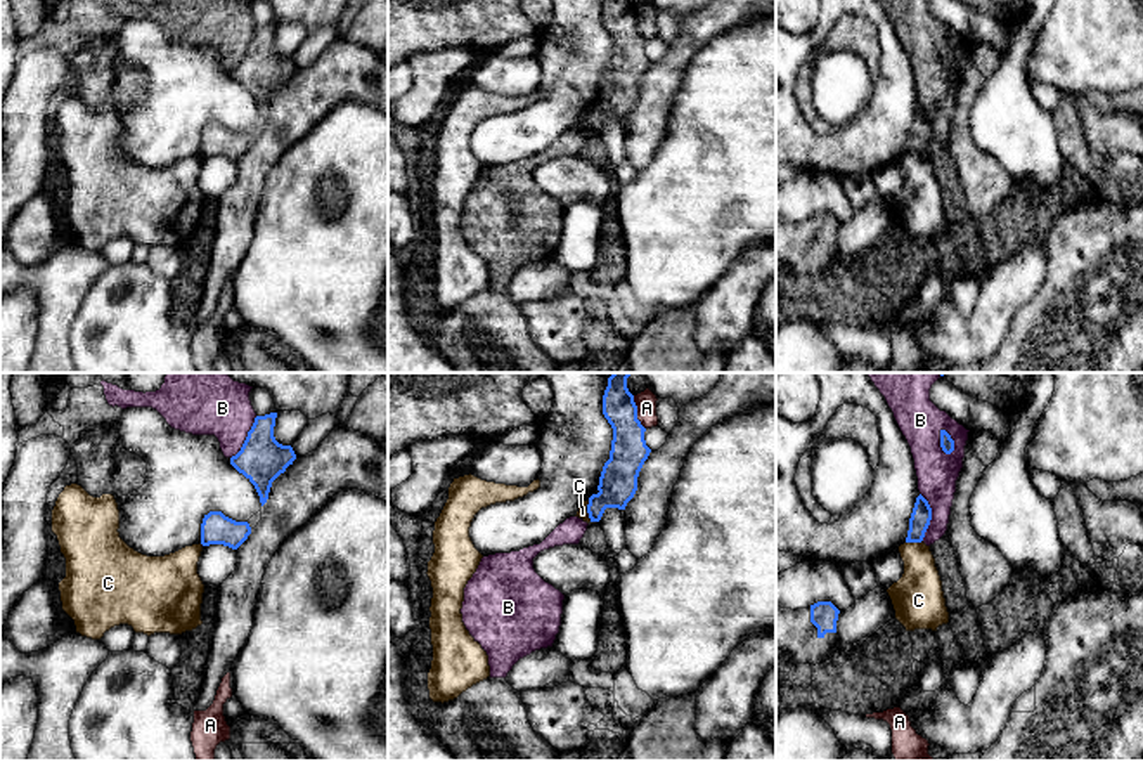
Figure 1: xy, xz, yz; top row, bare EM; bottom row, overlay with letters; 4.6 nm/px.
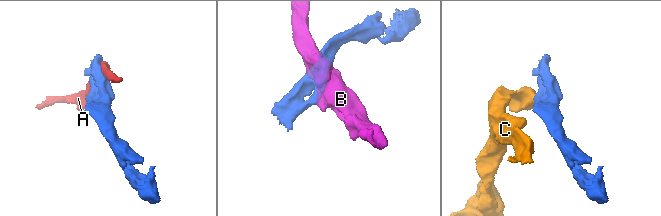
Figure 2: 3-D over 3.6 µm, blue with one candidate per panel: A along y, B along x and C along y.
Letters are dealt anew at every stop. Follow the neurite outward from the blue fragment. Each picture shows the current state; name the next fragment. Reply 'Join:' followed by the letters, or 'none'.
Join: none

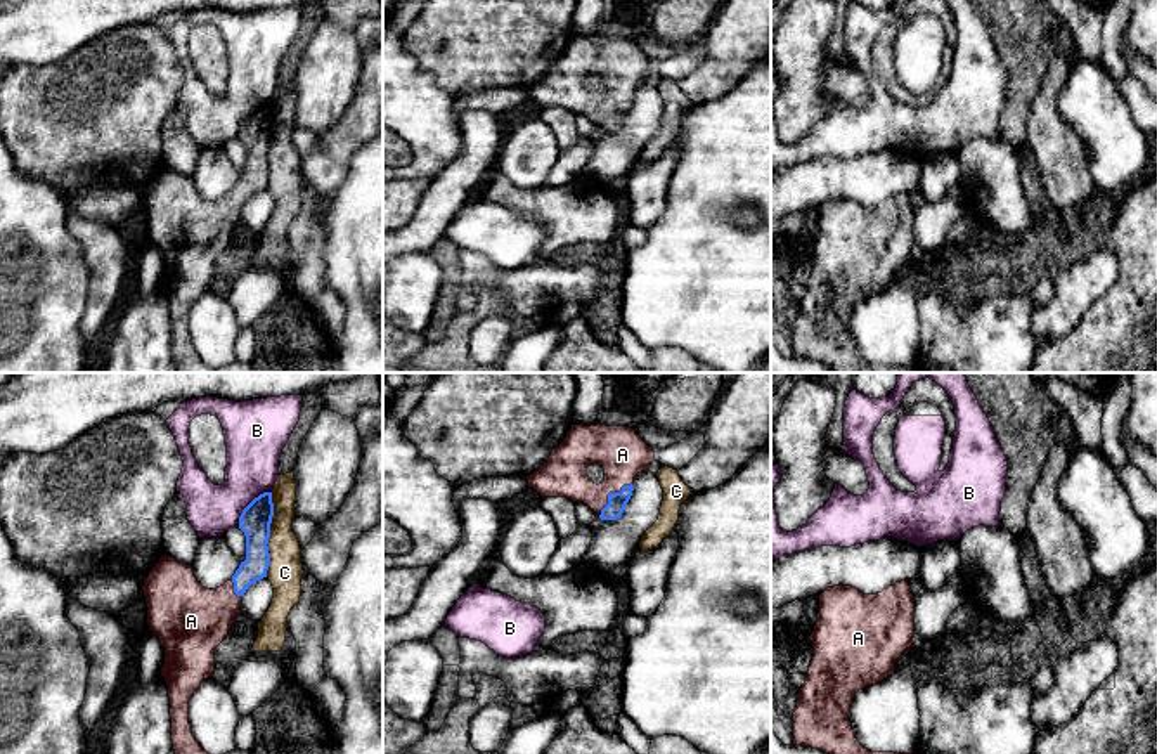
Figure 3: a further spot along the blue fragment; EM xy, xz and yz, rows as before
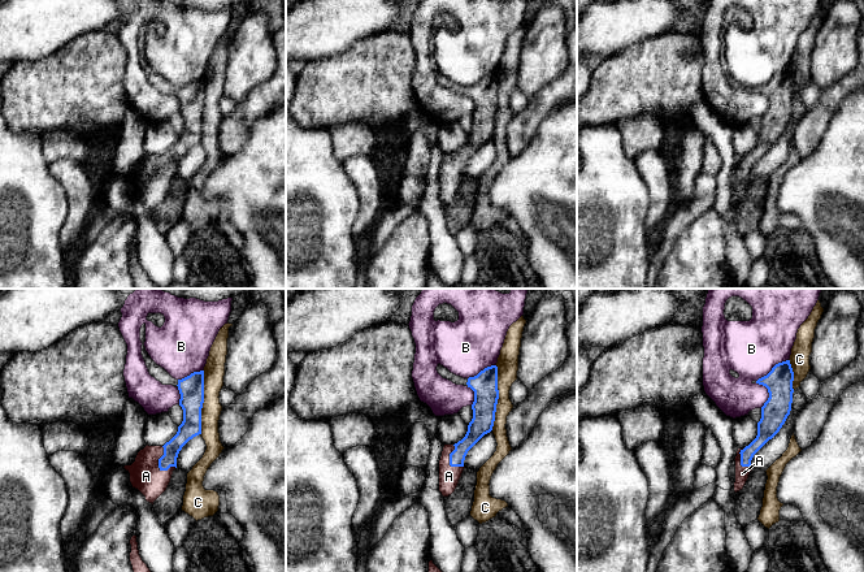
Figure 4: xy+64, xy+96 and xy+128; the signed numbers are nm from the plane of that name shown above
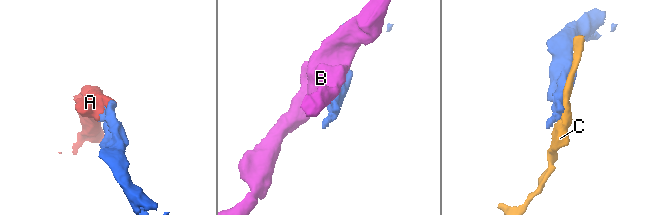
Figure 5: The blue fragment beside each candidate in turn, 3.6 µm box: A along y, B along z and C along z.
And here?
Join: A

